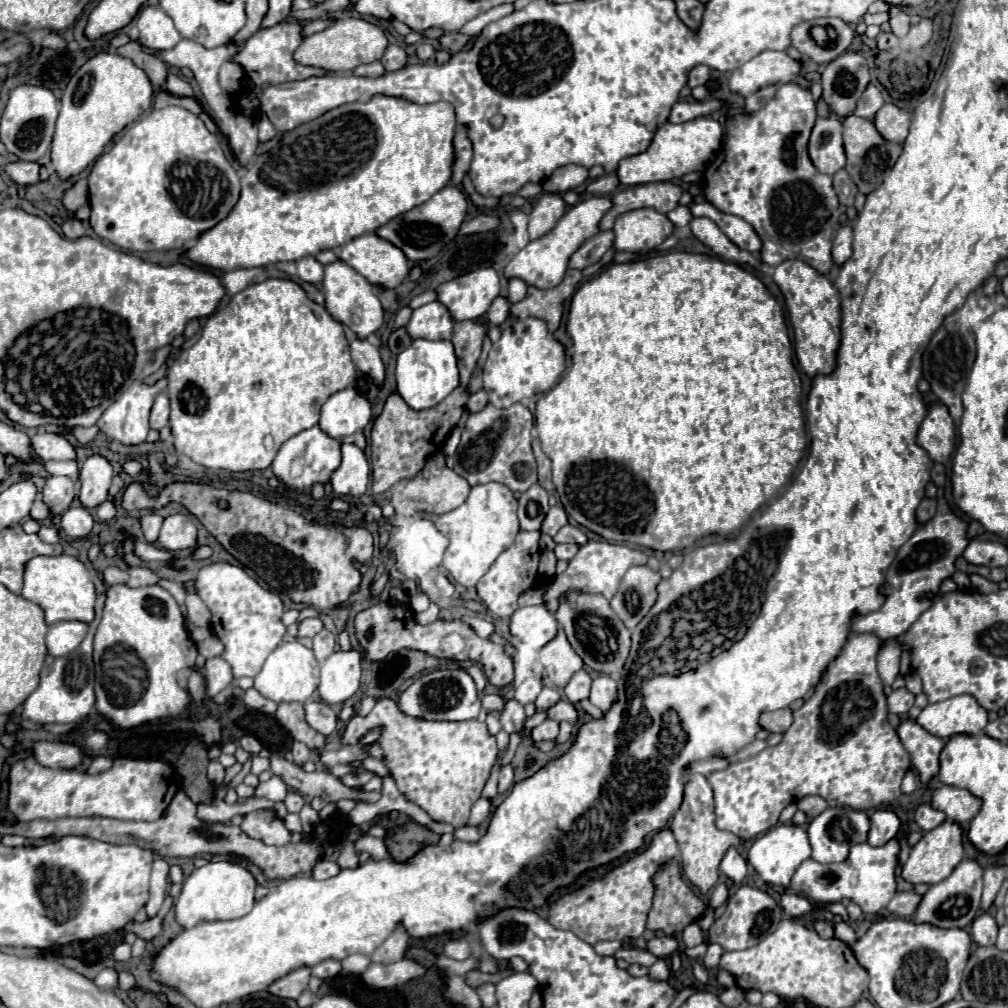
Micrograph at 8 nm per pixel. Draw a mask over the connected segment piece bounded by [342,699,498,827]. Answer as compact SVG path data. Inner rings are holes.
M378 699L376 707L366 717L354 715L346 723L342 743L344 745L362 745L370 757L380 759L390 769L392 779L396 781L400 793L408 801L422 807L432 819L446 821L452 827L466 825L470 809L480 799L480 793L482 793L482 787L490 775L490 769L498 759L496 737L488 731L486 723L480 723L478 719L470 719L470 721L426 721L420 717L410 717L404 711L400 711L398 703L392 699ZM372 729L380 729L380 737L370 745L362 745L360 739L364 735L368 735Z

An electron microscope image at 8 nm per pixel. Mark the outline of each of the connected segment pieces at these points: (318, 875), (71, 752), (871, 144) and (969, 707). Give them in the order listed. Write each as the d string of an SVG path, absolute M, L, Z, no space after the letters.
M320 859L312 869L312 877L314 879L328 879L328 877L334 877L338 871L340 871L338 863L328 861L328 859Z
M38 741L32 745L36 761L52 769L76 769L82 765L82 753L72 743L62 741Z
M848 115L844 119L844 149L846 149L846 171L852 175L854 183L864 195L868 195L872 189L876 189L884 181L884 175L890 171L890 167L896 163L896 159L902 153L902 145L888 143L876 131L872 121L856 117L856 115Z
M958 695L926 705L916 721L928 733L948 739L954 733L982 735L988 725L988 713L972 695Z

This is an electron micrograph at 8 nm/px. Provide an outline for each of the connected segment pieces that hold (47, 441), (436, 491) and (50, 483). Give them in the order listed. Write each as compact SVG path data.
M40 429L34 437L32 437L32 445L34 445L34 453L48 461L48 459L76 459L76 449L72 447L72 443L56 433L48 433L44 429Z
M434 455L434 457L428 459L426 467L414 479L398 481L392 487L390 503L394 505L396 513L404 513L404 515L414 515L416 511L424 511L424 513L432 513L432 515L442 515L442 513L448 513L448 511L460 507L466 501L468 493L470 493L468 481L464 481L464 477L456 475L452 469L446 467L444 455Z
M48 477L42 493L44 493L44 503L48 505L50 513L62 515L70 507L76 495L76 489L74 489L74 481L68 477Z

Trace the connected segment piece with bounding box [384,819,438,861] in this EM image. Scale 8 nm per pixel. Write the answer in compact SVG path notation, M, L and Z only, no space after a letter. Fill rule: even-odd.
M410 819L404 825L388 827L388 833L384 837L388 853L396 861L406 861L408 857L412 857L412 853L416 853L416 849L422 849L424 845L436 843L436 841L438 841L438 835L422 827L414 819Z

